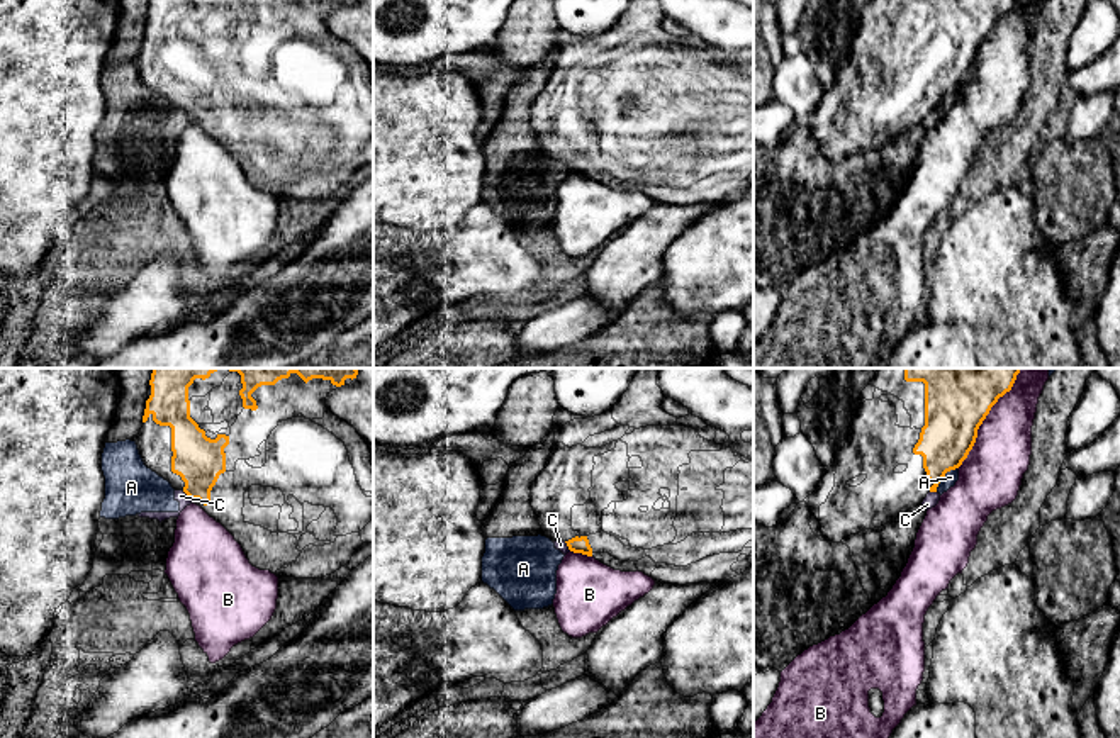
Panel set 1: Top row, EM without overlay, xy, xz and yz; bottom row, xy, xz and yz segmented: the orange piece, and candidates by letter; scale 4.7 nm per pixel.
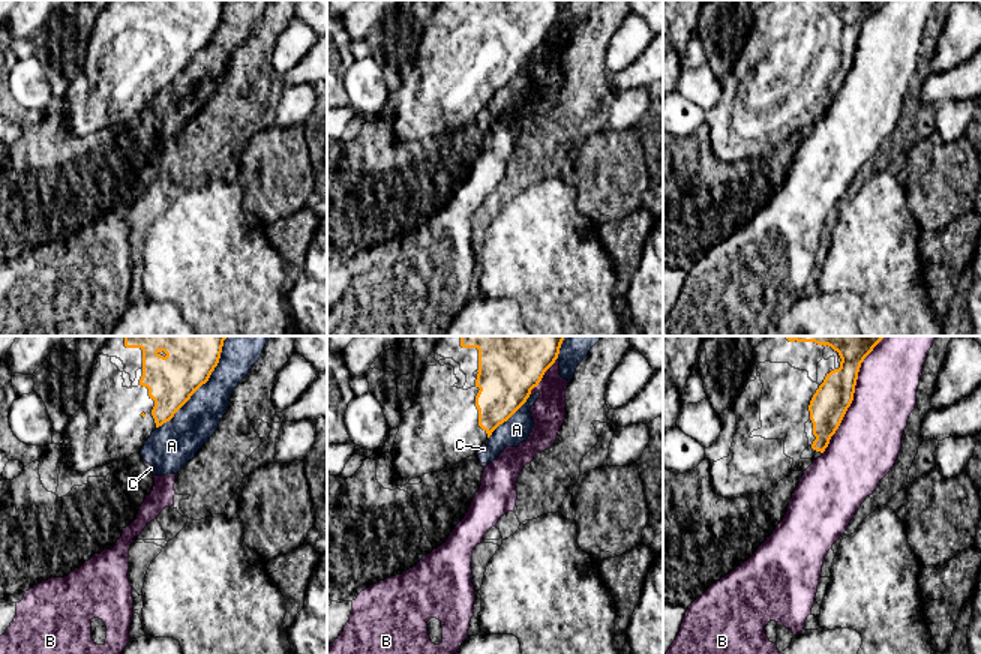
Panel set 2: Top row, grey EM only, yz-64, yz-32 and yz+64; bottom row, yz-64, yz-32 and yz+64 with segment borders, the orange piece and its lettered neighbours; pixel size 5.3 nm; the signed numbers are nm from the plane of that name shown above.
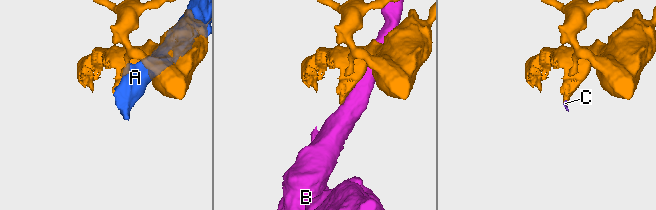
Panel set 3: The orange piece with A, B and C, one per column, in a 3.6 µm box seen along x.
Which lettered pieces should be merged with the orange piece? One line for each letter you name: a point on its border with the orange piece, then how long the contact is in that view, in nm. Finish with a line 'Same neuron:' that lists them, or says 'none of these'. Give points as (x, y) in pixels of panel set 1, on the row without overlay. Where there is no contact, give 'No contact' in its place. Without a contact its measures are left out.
Same neuron: none of these

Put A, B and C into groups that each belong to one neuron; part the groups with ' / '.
A C / B

